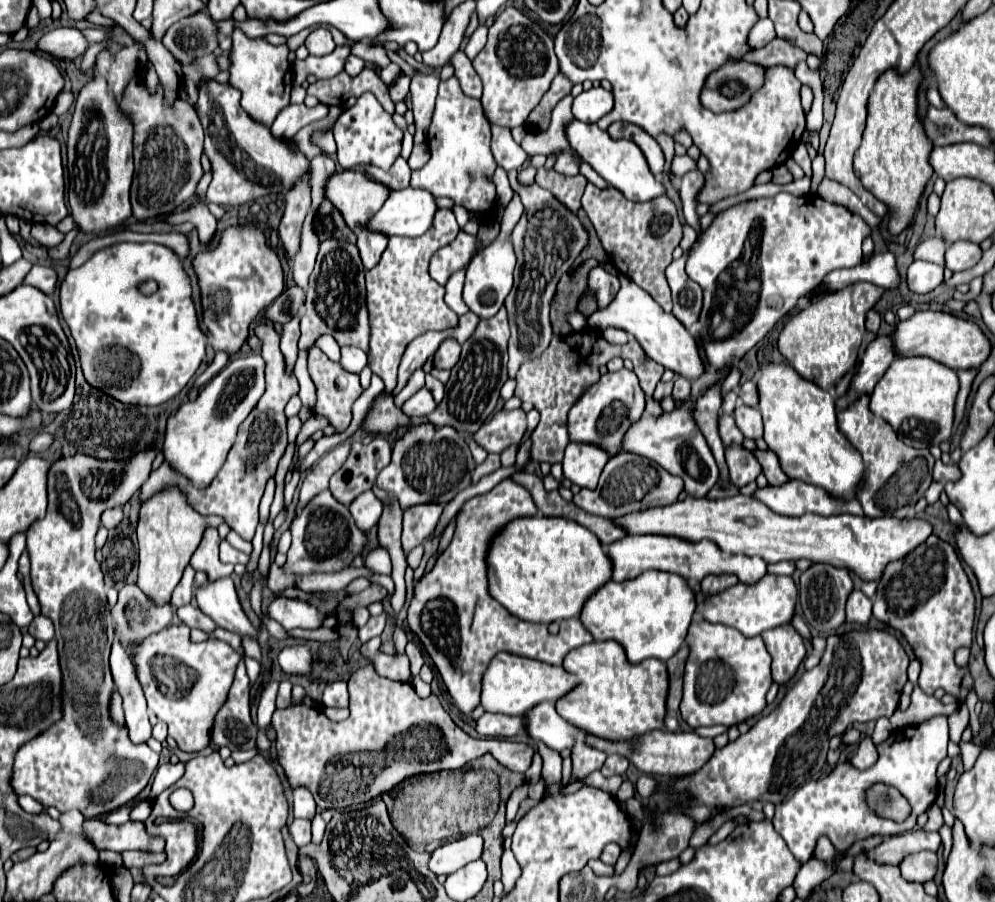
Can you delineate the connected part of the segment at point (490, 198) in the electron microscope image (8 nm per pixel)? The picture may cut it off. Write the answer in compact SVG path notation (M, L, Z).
M456 77L440 81L436 109L428 129L430 161L422 169L412 171L410 187L428 189L436 197L450 197L456 205L474 213L492 213L496 205L496 187L492 177L498 165L492 155L490 141L490 123L484 117L480 101L464 95Z

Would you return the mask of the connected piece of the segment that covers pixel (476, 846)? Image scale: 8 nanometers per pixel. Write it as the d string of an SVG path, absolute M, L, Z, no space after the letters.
M468 835L464 839L452 841L452 843L444 843L442 847L438 847L432 853L432 859L428 863L428 867L436 873L436 875L450 875L456 869L464 867L470 861L476 861L482 857L482 849L484 849L484 841L480 835Z

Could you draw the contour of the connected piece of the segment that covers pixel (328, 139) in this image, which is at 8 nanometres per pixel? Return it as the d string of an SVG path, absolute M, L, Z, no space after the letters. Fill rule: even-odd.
M332 127L328 129L322 129L322 131L314 131L312 133L312 143L318 145L322 149L322 153L336 153L336 143L334 143L334 137L332 137Z

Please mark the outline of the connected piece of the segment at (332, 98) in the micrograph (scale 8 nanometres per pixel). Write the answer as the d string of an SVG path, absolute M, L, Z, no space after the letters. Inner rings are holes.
M366 67L356 77L350 77L348 73L342 71L332 79L316 81L314 85L308 87L308 95L318 97L318 101L324 105L344 105L348 101L348 97L360 97L366 91L372 91L376 95L376 99L380 101L380 105L393 115L395 105L388 97L388 85L380 77L374 77L372 67Z

